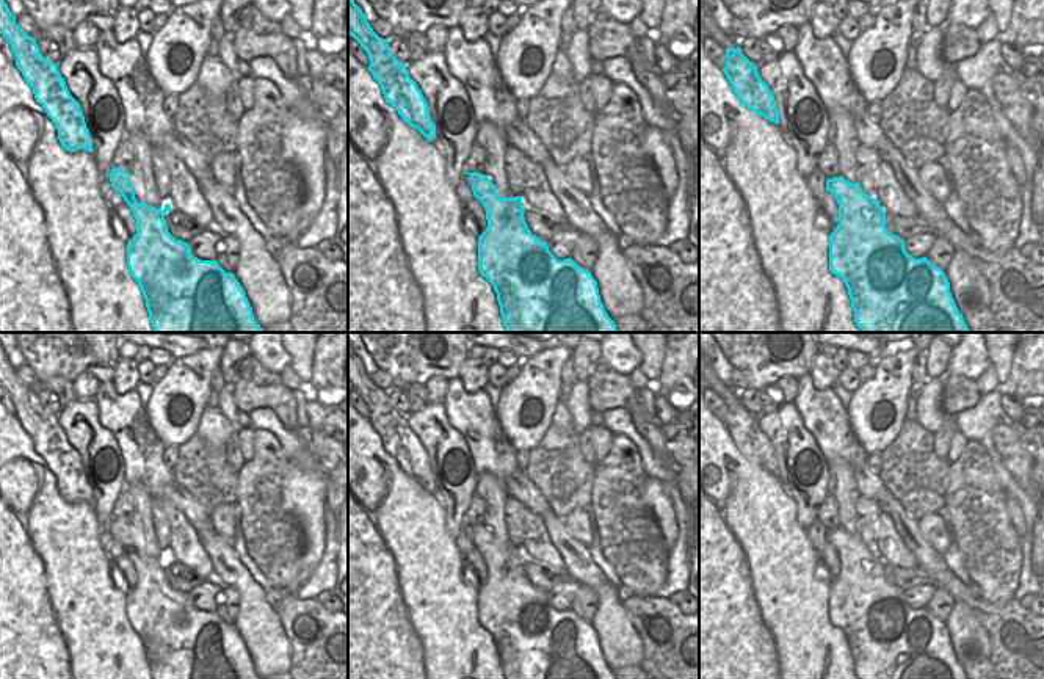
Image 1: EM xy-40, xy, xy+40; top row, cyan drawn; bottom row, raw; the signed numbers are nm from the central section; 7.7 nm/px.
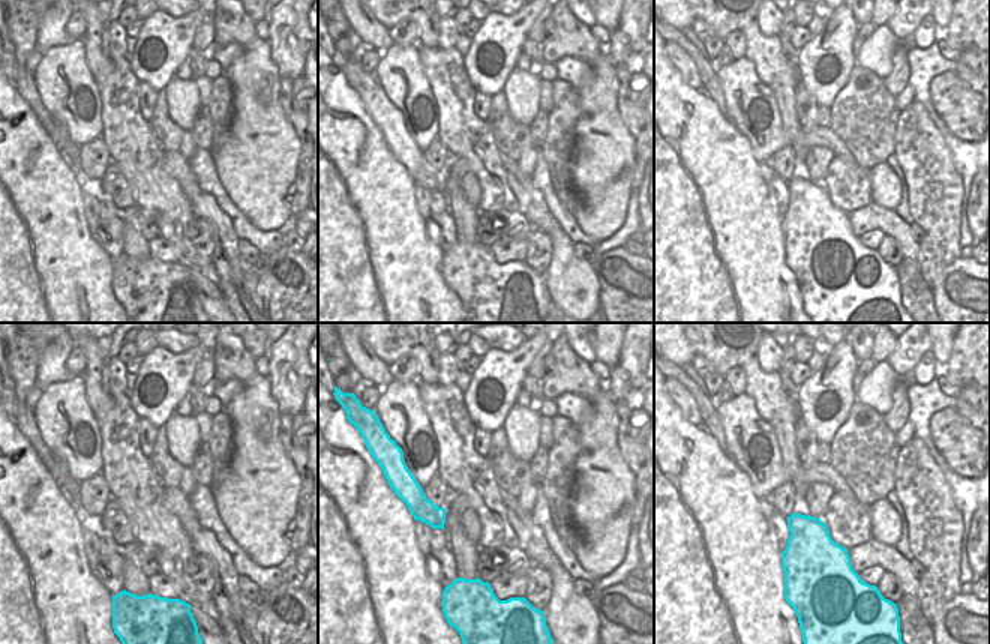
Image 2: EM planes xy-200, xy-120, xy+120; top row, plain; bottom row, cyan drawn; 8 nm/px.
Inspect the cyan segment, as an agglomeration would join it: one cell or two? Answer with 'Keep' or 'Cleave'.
Keep

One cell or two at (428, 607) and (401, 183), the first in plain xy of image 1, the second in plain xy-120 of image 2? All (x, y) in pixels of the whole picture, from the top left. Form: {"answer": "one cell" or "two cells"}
{"answer": "one cell"}

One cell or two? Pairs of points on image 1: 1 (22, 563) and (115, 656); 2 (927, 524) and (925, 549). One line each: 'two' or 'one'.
1: one
2: two

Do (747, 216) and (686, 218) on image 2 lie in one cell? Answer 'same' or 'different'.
same

